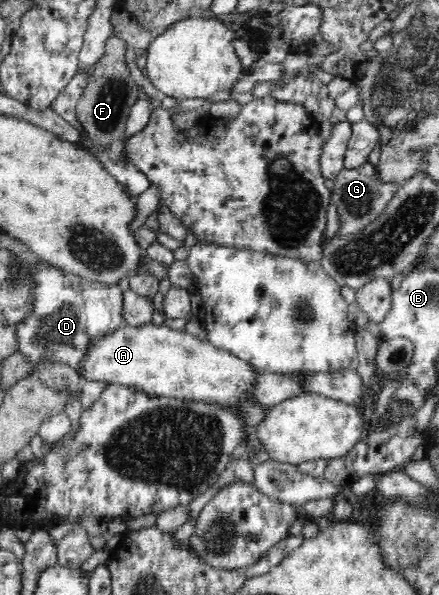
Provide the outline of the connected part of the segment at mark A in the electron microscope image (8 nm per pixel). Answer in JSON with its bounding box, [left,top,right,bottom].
[77,324,265,449]

